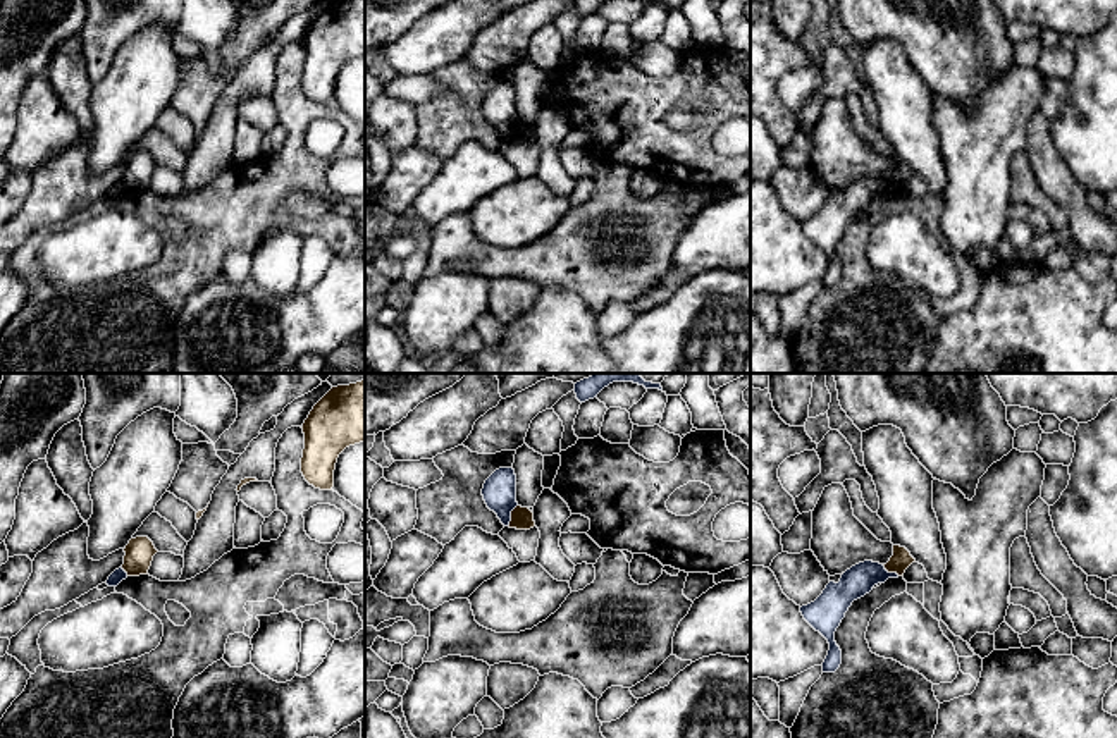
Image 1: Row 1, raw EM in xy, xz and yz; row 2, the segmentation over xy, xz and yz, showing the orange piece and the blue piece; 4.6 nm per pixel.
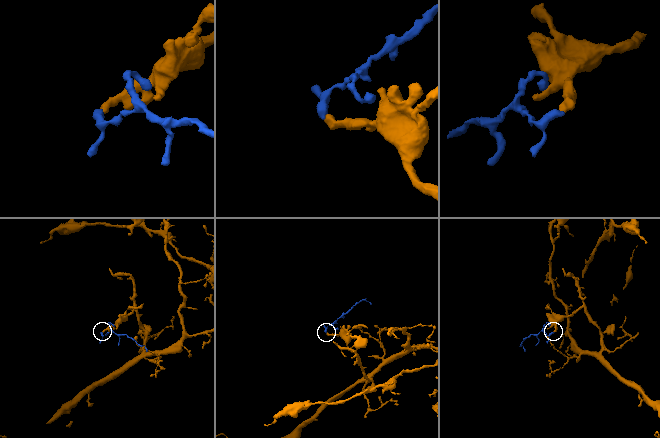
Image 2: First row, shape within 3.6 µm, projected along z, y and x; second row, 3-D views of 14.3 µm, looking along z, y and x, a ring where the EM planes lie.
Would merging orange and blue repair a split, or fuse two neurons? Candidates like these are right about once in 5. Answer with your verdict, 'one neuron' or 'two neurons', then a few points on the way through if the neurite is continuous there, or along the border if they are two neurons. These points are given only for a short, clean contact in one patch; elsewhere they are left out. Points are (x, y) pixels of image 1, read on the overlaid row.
two neurons; border xz (517, 504), (506, 525)

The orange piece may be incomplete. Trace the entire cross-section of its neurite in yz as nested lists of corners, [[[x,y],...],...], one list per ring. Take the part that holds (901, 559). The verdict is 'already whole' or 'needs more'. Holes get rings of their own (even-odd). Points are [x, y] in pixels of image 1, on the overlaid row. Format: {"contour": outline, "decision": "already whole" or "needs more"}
{"contour": [[[893,545],[893,556],[885,566],[888,573],[897,573],[898,576],[904,576],[905,569],[916,563],[916,559],[910,556],[910,552],[905,547]]], "decision": "already whole"}

